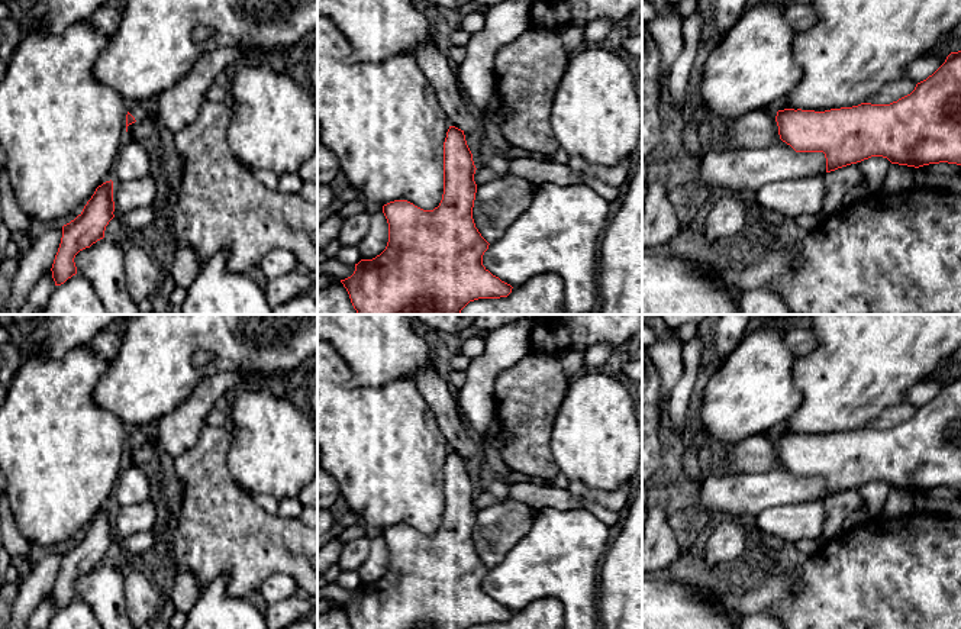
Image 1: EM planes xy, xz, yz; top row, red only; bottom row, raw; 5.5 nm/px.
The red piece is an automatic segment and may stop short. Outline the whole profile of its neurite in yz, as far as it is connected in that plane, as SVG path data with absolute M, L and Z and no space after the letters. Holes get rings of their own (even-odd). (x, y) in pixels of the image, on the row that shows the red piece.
M961 51L951 52L910 94L890 104L861 103L825 112L784 109L777 112L775 122L780 139L796 152L823 152L826 172L871 157L915 168L939 162L961 165Z

